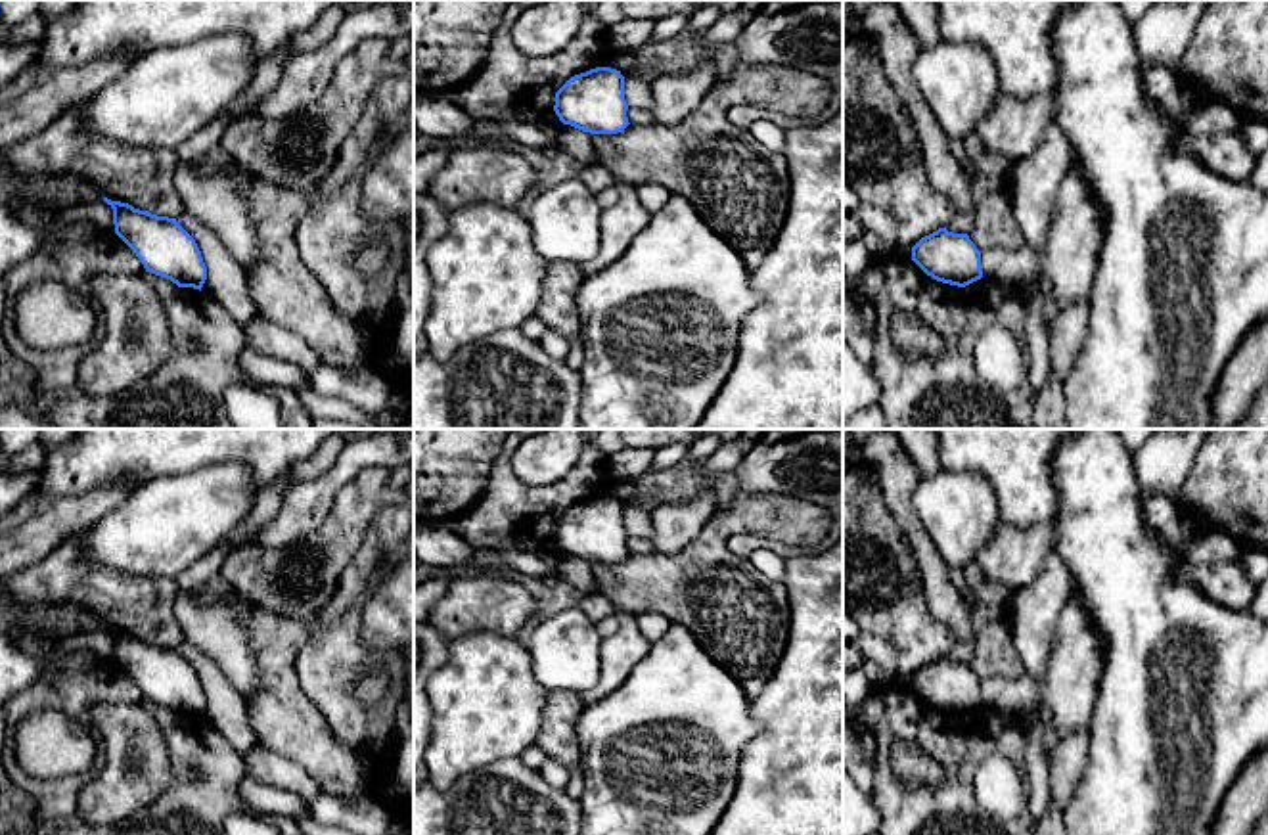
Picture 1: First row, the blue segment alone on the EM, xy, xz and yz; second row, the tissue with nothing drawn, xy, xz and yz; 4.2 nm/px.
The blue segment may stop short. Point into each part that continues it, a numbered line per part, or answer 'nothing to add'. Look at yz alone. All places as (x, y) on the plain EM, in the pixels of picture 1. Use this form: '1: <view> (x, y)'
nothing to add

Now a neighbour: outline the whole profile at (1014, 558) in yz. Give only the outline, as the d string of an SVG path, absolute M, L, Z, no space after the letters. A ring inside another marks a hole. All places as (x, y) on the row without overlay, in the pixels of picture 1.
M1042 521L1029 529L1000 523L975 561L986 580L1017 594L1040 576L1052 550L1053 521Z

